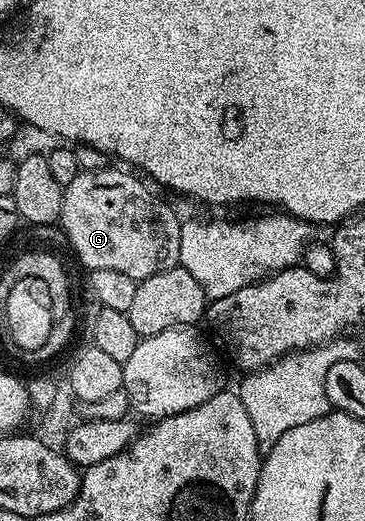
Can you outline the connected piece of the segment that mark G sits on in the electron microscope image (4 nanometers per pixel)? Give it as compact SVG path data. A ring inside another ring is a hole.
M124 168L91 169L79 171L71 183L64 186L61 195L61 212L59 223L62 231L73 248L73 253L85 264L86 270L119 271L123 275L131 275L137 282L151 275L159 275L159 271L167 271L179 263L179 235L182 218L165 201L160 201L140 176L132 177Z

